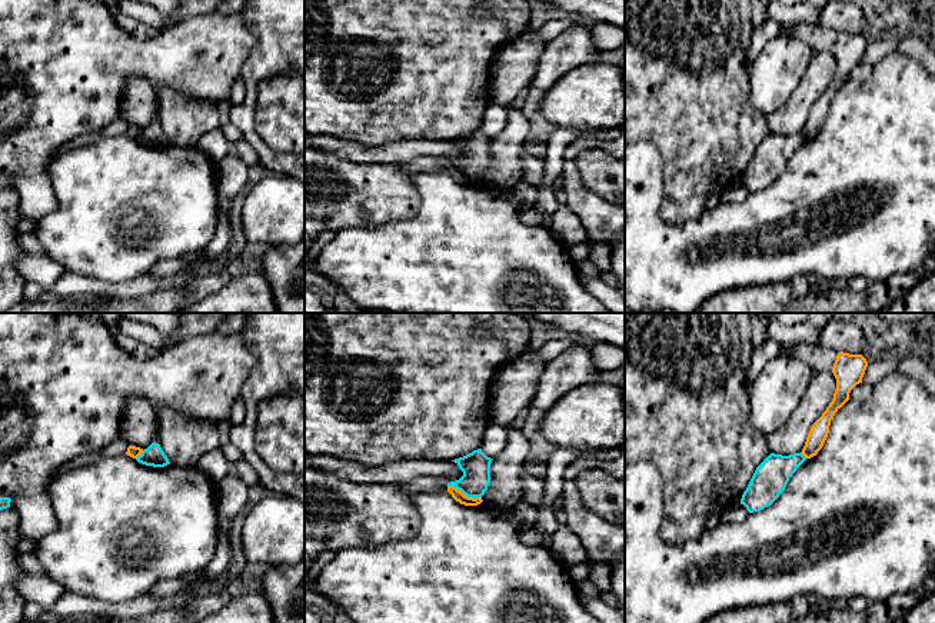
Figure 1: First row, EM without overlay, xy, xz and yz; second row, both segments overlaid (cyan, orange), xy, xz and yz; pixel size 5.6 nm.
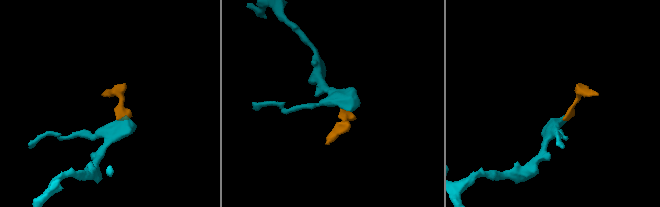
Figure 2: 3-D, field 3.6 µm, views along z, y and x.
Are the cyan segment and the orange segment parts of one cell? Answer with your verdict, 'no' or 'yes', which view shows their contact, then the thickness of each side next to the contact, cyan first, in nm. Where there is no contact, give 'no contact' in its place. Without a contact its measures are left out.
no | xz | 160/60 nm

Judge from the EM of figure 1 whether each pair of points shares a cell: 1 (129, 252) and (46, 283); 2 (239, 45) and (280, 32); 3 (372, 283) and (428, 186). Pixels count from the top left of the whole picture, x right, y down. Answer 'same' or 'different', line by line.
1: different
2: different
3: same

